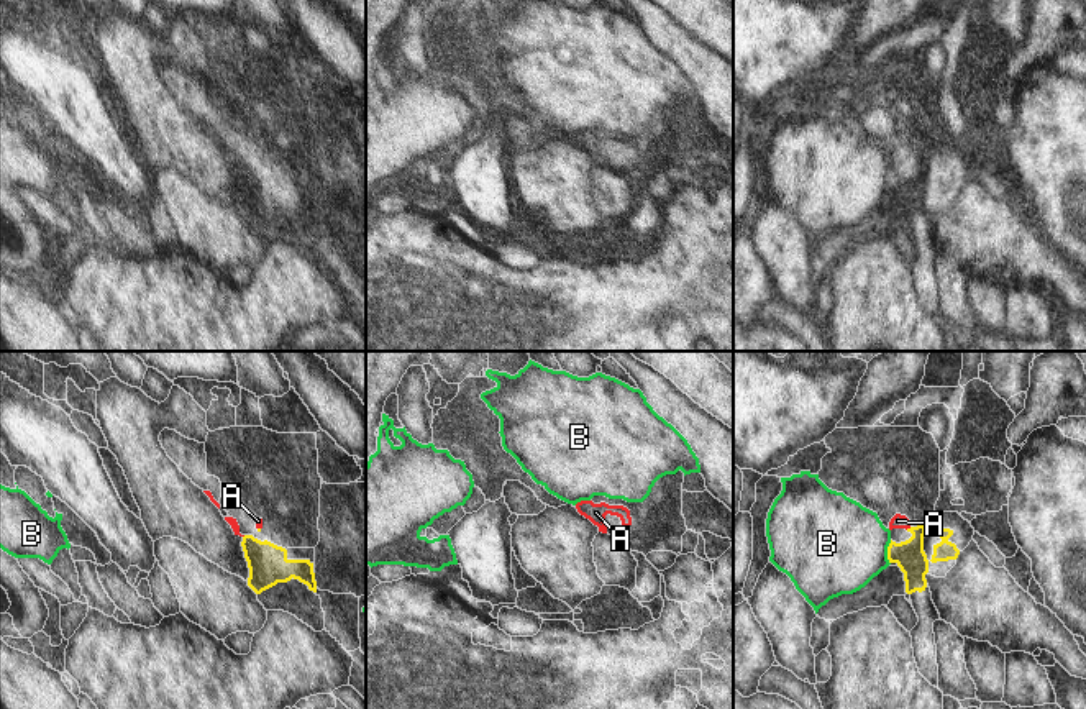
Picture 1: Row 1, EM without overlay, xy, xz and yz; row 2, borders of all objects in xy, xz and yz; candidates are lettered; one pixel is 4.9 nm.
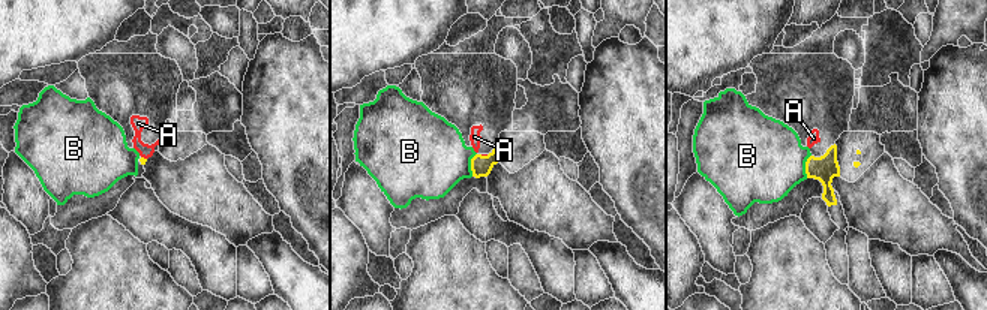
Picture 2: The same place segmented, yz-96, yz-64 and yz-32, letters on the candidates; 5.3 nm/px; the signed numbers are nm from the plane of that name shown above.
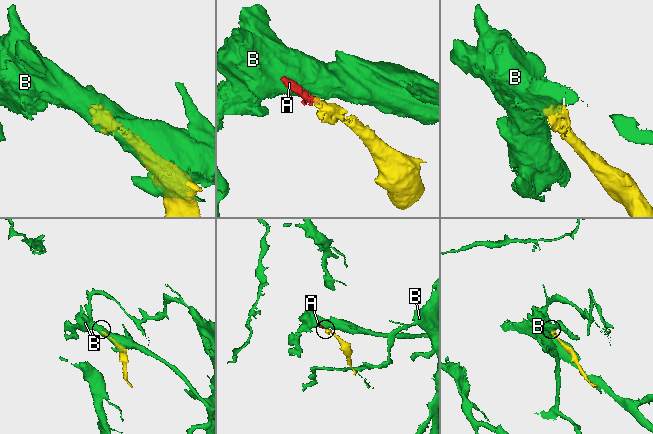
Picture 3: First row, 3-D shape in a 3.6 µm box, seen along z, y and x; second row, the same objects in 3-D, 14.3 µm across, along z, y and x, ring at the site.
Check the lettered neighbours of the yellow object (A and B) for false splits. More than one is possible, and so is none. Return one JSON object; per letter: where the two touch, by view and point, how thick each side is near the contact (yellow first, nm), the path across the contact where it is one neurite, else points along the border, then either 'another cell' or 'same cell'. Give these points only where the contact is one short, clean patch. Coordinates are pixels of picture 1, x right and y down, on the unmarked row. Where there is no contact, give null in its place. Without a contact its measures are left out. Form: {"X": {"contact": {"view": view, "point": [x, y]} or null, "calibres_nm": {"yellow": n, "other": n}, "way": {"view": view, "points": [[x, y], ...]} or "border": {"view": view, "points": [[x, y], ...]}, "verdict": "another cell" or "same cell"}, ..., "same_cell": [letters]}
{"A": {"contact": {"view": "yz", "point": [908, 161]}, "calibres_nm": {"yellow": 150, "other": 70}, "way": {"view": "yz", "points": [[909, 187], [914, 166], [908, 161], [898, 153]]}, "verdict": "same cell"}, "B": {"contact": {"view": "yz", "point": [888, 184]}, "calibres_nm": {"yellow": 150, "other": 460}, "border": {"view": "yz", "points": [[891, 173], [888, 179], [889, 196]]}, "verdict": "another cell"}, "same_cell": ["A"]}

